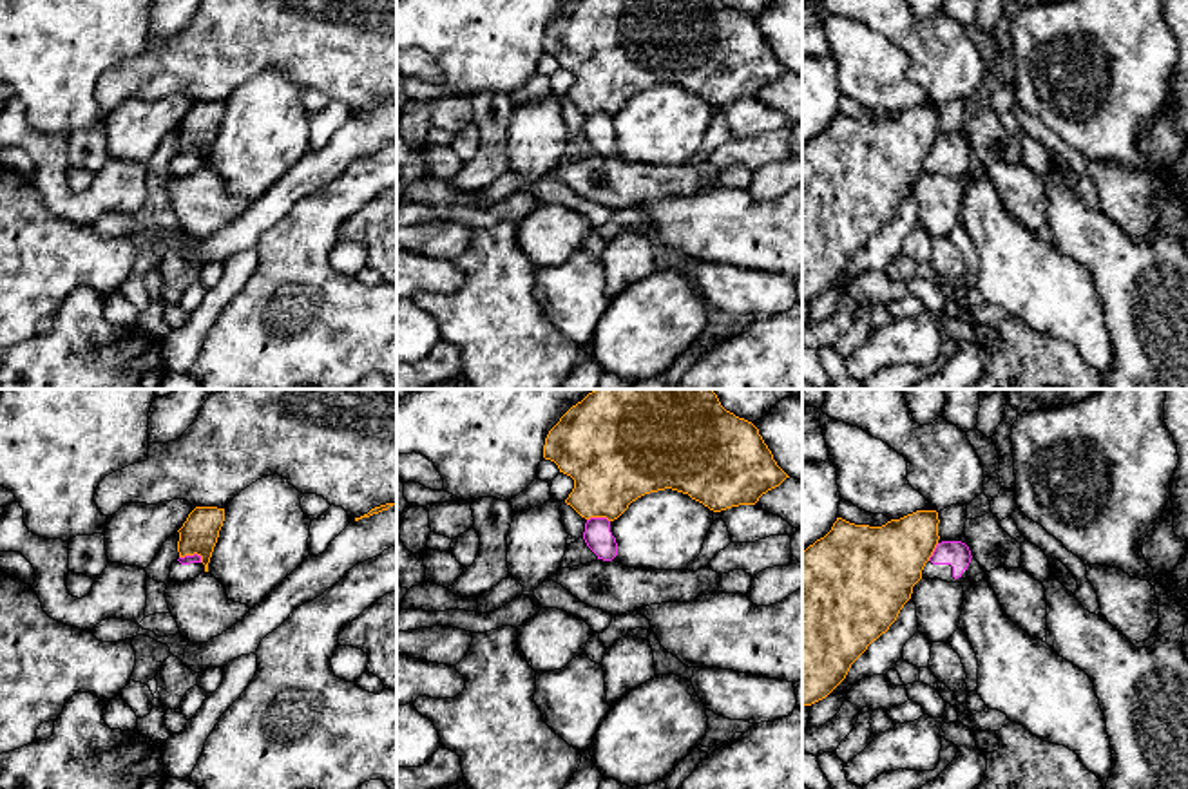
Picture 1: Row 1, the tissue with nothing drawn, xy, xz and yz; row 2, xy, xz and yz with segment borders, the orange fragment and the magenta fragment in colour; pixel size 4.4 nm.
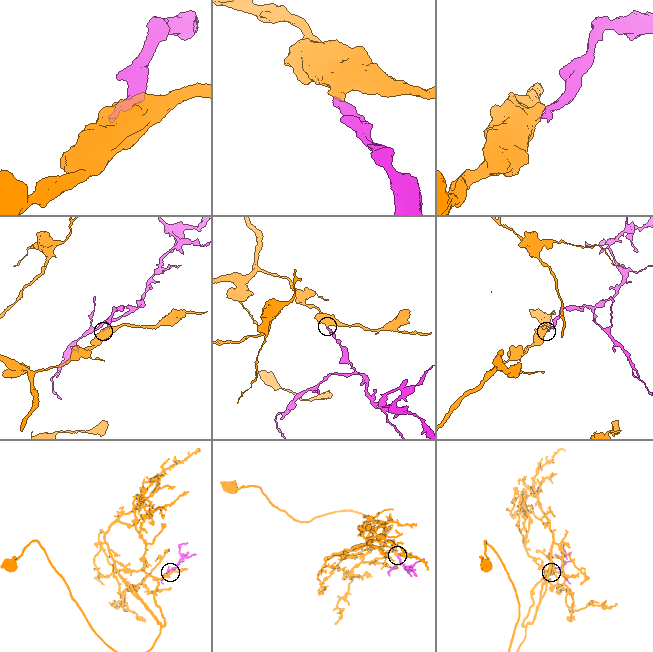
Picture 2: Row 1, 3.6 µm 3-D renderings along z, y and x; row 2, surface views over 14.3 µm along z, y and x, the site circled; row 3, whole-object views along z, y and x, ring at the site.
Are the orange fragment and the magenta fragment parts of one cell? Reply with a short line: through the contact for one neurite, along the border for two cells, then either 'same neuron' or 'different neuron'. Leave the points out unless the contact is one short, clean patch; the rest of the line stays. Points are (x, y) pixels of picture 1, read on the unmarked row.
line xz (587, 113), (605, 113), (609, 116); different neuron

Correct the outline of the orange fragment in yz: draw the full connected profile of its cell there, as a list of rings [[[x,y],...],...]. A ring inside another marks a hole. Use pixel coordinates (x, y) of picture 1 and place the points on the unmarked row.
[[[916,105],[882,121],[837,112],[831,125],[802,147],[802,300],[826,293],[867,241],[896,215],[938,139],[938,118],[936,105]]]

